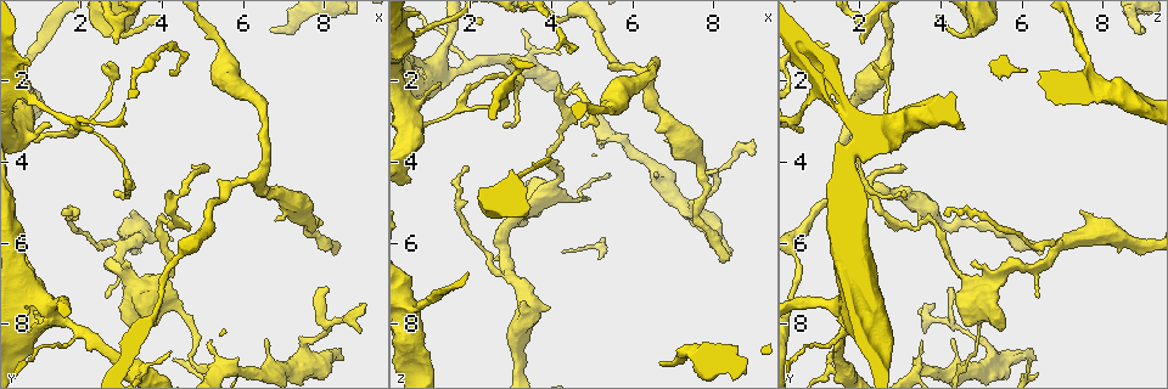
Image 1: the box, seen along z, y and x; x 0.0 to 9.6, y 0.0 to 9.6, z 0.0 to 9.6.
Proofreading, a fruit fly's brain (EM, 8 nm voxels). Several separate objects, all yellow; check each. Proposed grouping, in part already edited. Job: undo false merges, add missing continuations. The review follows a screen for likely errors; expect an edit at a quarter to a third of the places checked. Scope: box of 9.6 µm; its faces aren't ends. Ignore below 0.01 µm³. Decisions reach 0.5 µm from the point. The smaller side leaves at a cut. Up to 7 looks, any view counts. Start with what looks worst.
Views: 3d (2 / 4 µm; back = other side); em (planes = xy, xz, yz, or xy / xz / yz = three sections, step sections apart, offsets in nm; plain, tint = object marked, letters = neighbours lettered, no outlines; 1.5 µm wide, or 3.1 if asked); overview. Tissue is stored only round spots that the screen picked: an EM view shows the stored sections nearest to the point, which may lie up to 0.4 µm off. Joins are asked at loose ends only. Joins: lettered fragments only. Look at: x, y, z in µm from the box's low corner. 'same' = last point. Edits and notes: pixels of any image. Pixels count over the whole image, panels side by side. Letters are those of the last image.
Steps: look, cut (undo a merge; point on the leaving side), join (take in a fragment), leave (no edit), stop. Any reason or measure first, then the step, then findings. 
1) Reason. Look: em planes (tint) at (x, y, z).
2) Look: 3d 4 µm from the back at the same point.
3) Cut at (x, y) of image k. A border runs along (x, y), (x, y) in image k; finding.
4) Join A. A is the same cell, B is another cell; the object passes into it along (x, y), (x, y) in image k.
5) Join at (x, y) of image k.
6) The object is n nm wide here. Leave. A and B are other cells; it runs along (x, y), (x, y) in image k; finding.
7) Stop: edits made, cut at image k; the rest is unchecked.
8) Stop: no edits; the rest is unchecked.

Branch stops here. Look: 3d 2 µm at (6.65, 0.75, 8.95).

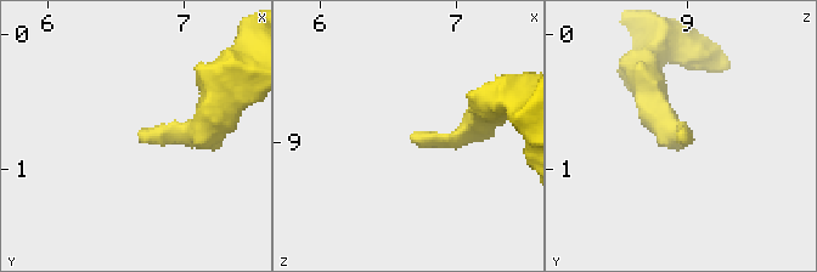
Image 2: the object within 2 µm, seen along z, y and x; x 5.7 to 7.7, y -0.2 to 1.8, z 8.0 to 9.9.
Look: em planes (letters) at (6.64, 0.74, 8.96).

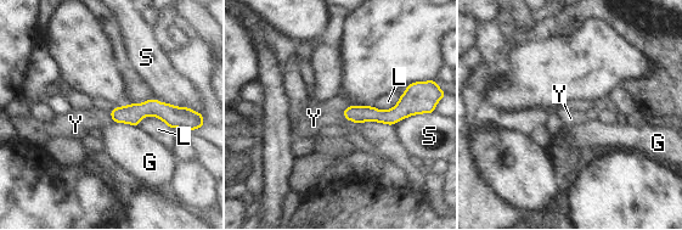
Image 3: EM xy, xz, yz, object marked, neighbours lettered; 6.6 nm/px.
Join Y. Y is the same cell, G, L and S are other cells; the object passes into it along (358, 114), (344, 111), (314, 118) in image 3; the neuron continues.

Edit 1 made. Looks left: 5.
Look: overview.

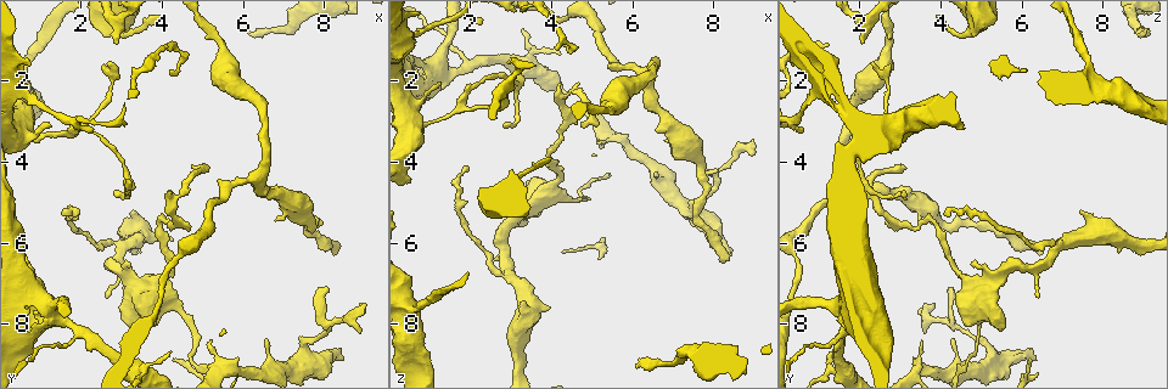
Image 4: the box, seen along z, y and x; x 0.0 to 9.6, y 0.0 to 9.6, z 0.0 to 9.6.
An open end. Look: em planes (letters) at (8.05, 7.10, 4.20).

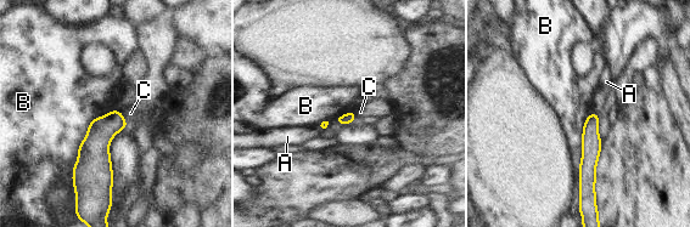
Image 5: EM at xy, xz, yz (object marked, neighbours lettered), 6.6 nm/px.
Leave. A, B and C are other cells; none of them fits.

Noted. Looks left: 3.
Look: em planes (letters) at (1.30, 3.05, 2.10).

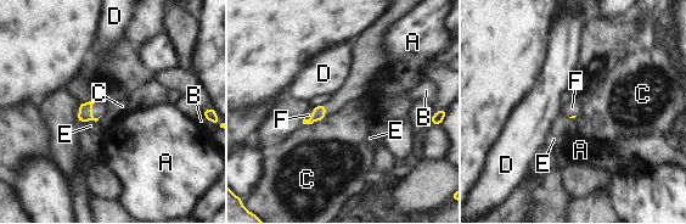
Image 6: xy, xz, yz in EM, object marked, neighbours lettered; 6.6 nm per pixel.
Join F. F is the same cell, A, B, C, D and E are other cells; the object passes into it along (85, 115), (90, 112), (99, 108) in image 6; it goes on there.

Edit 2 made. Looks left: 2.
Stop: edits made, join at image 3, join at image 6; the rest is unchecked.

